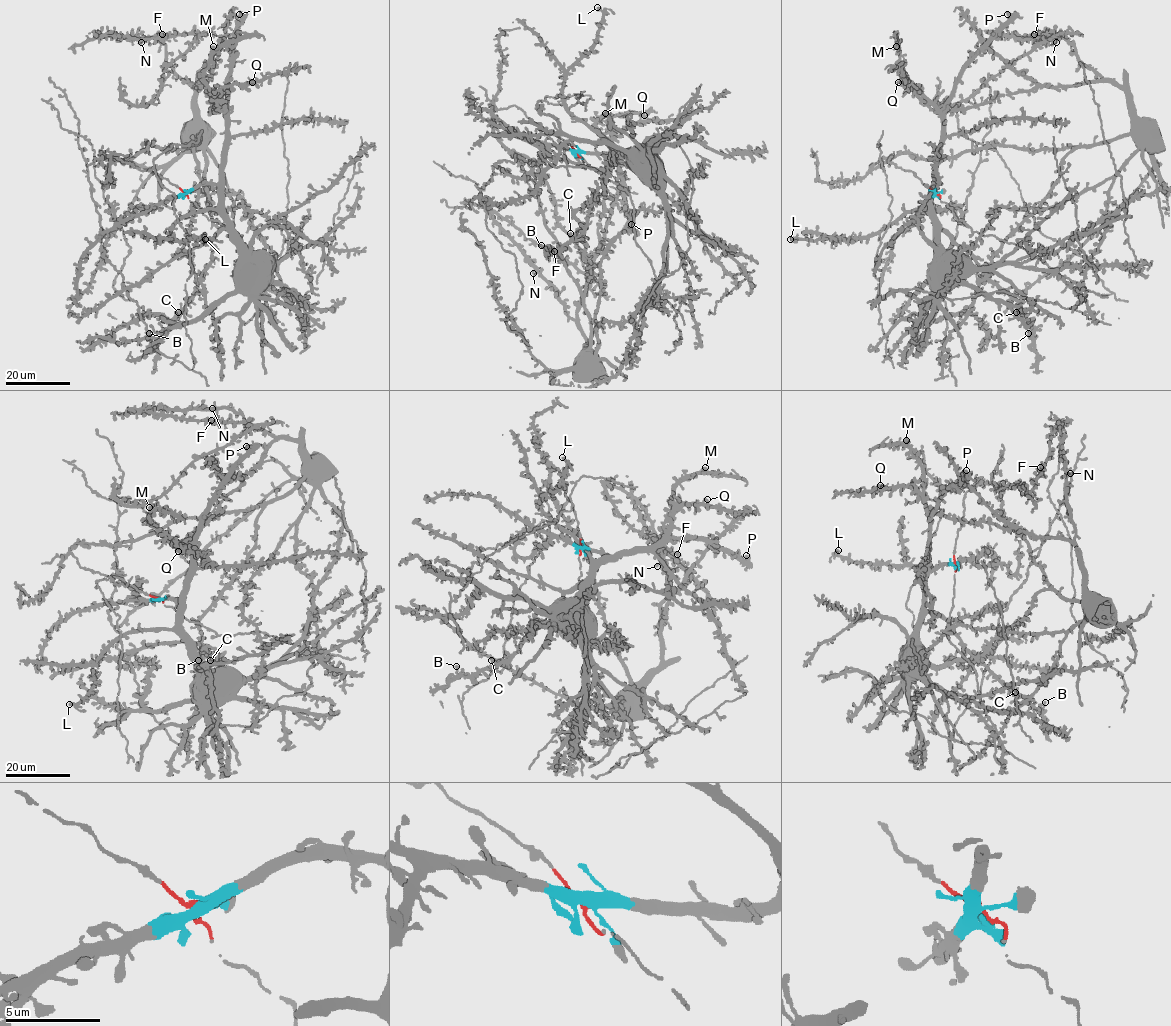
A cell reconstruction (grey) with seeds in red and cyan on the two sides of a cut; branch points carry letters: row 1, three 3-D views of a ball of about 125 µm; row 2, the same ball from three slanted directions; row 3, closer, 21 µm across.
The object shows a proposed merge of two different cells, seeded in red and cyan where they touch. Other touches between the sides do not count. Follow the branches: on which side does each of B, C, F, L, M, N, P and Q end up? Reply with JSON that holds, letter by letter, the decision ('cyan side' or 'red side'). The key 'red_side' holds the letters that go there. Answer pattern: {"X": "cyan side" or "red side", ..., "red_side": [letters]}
{"B": "cyan side", "C": "cyan side", "F": "red side", "L": "cyan side", "M": "cyan side", "N": "red side", "P": "cyan side", "Q": "cyan side", "red_side": ["F", "N"]}

